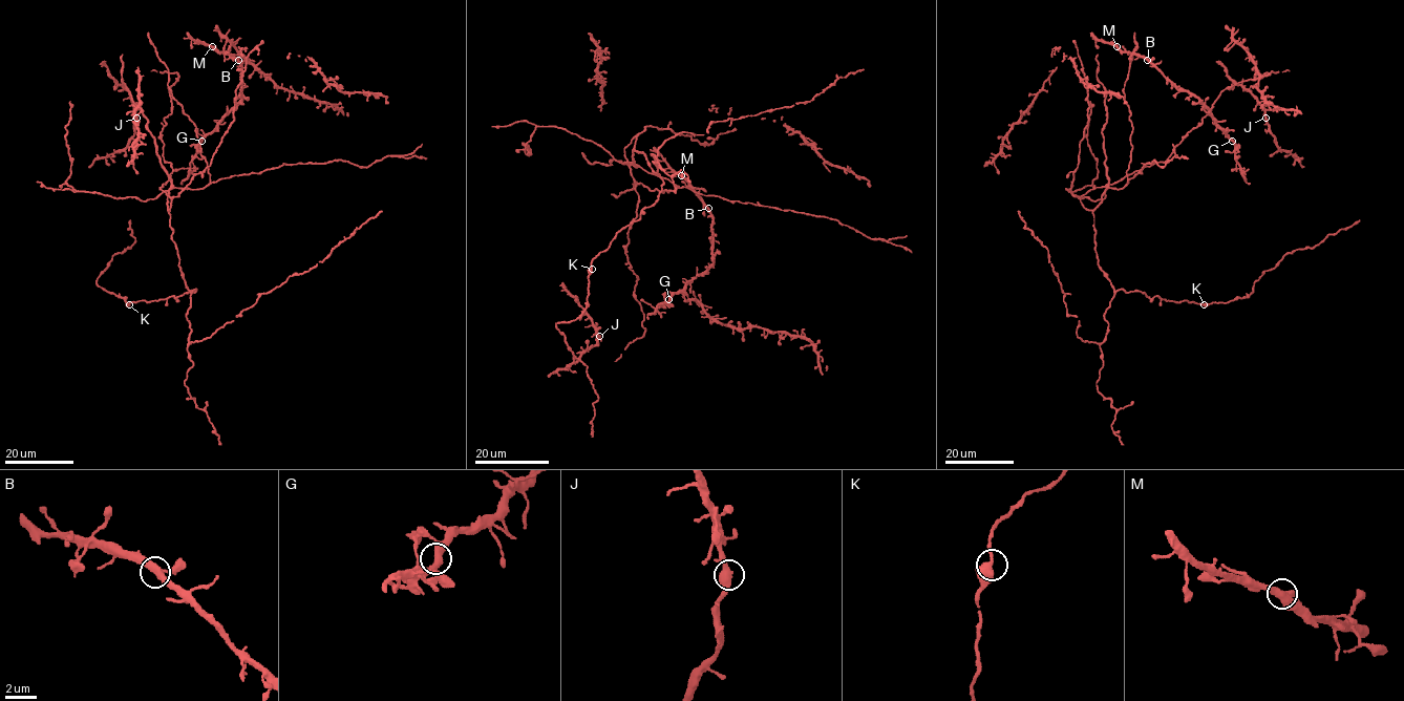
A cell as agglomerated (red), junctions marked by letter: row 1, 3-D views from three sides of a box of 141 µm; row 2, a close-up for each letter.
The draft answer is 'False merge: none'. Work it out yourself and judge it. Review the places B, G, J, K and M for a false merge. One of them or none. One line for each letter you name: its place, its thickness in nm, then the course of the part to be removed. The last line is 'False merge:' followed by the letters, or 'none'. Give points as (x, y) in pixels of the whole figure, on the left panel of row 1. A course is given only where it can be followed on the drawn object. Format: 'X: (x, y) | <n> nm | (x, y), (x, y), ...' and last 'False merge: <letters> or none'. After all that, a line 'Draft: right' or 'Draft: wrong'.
False merge: none
Draft: right

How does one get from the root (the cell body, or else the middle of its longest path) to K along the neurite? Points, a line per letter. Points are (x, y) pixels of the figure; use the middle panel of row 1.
K: (626, 158), (624, 148), (637, 136), (635, 151), (644, 154), (663, 185), (592, 269)

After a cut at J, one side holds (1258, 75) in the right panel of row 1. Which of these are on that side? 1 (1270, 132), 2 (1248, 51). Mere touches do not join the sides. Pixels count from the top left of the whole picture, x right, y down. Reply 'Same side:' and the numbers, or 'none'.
Same side: 2

